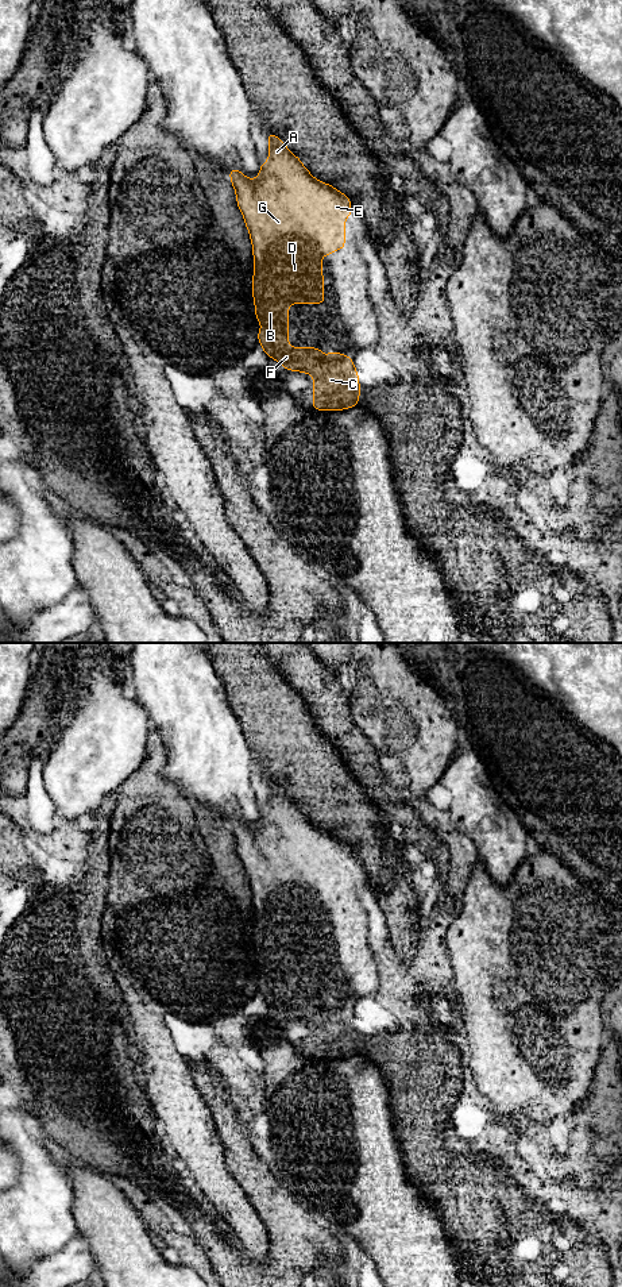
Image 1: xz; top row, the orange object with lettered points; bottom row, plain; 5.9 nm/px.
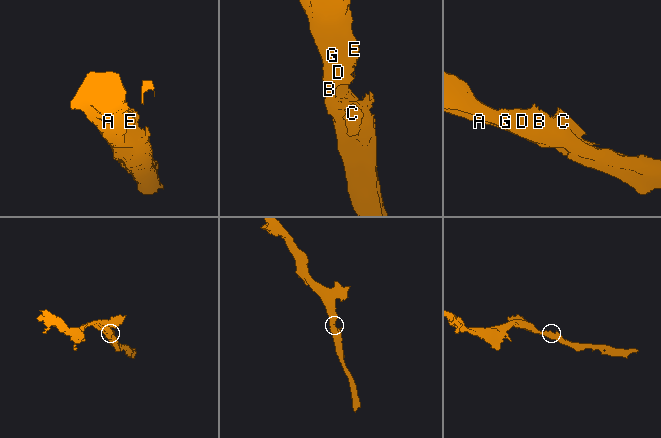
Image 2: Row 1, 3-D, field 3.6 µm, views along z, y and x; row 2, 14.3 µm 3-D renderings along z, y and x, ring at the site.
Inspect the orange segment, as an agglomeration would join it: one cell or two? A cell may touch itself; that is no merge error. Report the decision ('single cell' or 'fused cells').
single cell

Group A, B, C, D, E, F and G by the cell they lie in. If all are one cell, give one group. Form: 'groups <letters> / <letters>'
groups A B C D E F G

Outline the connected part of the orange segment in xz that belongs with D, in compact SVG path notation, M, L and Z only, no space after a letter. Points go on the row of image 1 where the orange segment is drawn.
M266 134L268 138L268 158L260 162L259 174L250 180L239 169L228 172L236 193L236 203L243 215L246 227L252 243L254 267L252 297L255 317L260 323L258 342L268 358L279 362L285 370L300 371L313 375L313 409L314 411L344 411L359 405L360 384L359 373L354 361L347 354L332 350L322 355L321 348L316 347L290 347L289 346L289 305L290 304L322 304L324 274L321 270L322 257L345 247L345 219L351 216L352 205L349 197L331 184L314 178L304 166L301 159L291 154L289 147L275 134Z

